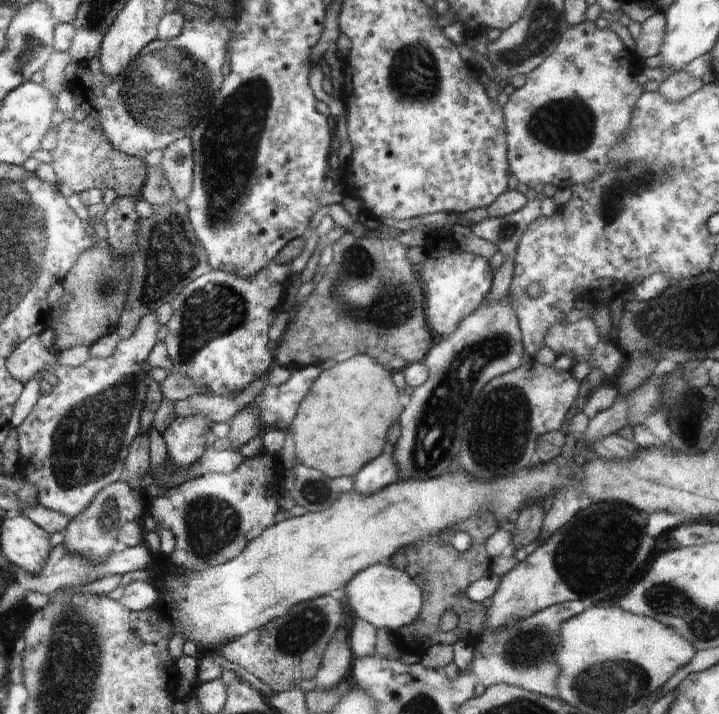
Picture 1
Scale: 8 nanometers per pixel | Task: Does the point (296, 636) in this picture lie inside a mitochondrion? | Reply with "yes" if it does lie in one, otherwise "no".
yes

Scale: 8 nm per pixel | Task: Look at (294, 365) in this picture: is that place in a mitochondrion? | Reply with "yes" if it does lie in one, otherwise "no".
no

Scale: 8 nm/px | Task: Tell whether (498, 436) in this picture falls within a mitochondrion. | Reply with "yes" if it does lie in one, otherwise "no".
yes

